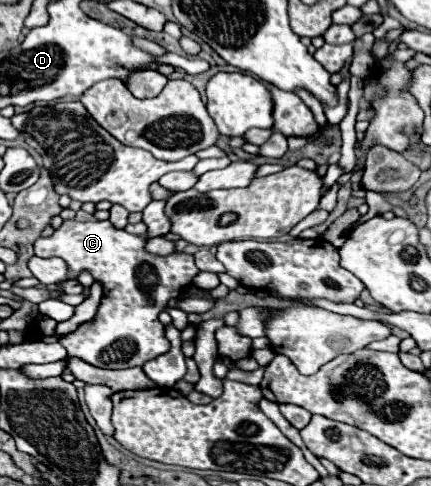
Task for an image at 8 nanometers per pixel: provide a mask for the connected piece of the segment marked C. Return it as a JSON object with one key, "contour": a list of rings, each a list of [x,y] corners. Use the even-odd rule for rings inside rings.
{"contour":[[[151,201],[143,209],[143,222],[147,226],[144,236],[129,235],[123,229],[113,227],[111,221],[81,223],[77,219],[67,219],[61,223],[59,229],[53,231],[53,235],[35,239],[33,249],[37,257],[61,257],[71,271],[89,269],[97,281],[107,281],[105,295],[101,299],[99,311],[95,313],[97,319],[91,319],[79,325],[73,333],[59,337],[59,343],[67,349],[69,357],[81,357],[97,367],[125,369],[135,365],[141,367],[151,357],[163,355],[170,348],[165,337],[165,327],[157,319],[157,315],[167,307],[167,301],[171,297],[179,297],[183,291],[189,289],[191,279],[193,275],[197,275],[199,269],[193,263],[193,255],[175,253],[159,257],[149,255],[143,249],[147,239],[163,236],[171,230],[171,221],[165,217],[163,207],[165,201]],[[105,275],[113,275],[113,279],[107,279]]]}

